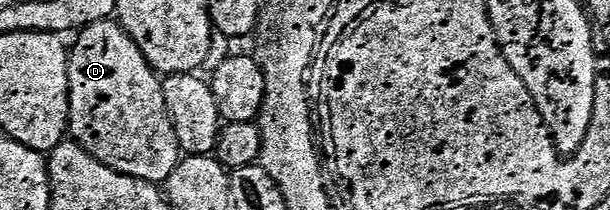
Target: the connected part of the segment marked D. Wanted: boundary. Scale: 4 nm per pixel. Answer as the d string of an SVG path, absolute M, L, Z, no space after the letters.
M111 19L95 21L92 25L86 26L78 34L79 38L72 44L69 49L69 60L67 62L67 91L69 94L69 133L75 144L79 145L90 157L95 157L103 165L108 165L113 171L124 173L130 177L136 177L142 181L152 183L165 183L169 175L178 167L181 160L181 150L179 140L175 134L175 128L171 122L171 117L167 113L167 104L163 94L163 81L160 74L156 73L147 61L143 58L143 52L131 42L131 37L125 32L122 25Z

